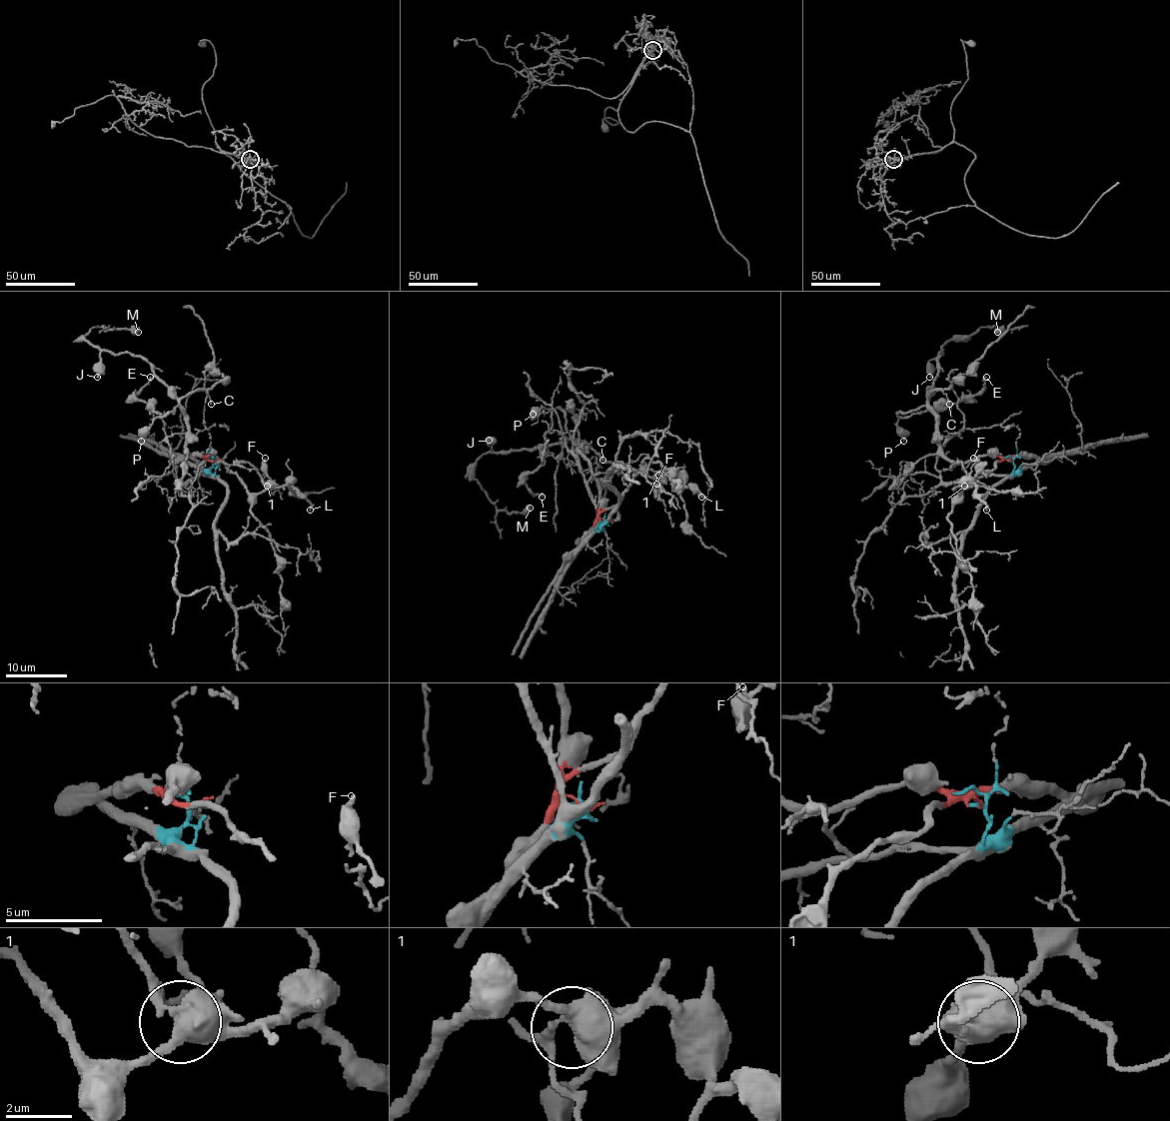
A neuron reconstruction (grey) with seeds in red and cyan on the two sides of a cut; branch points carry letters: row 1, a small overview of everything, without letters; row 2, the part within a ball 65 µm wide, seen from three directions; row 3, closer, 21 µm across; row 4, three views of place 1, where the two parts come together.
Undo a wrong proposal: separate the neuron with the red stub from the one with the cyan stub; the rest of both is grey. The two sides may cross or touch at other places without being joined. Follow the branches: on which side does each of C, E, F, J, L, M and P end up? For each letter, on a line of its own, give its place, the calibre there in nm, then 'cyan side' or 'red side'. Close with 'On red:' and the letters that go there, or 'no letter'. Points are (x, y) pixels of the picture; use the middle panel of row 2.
C: at (602, 460); 160 nm thick; red side
E: at (542, 497); 280 nm thick; red side
F: at (656, 484); 240 nm thick; red side
J: at (489, 440); 300 nm thick; red side
L: at (701, 497); 200 nm thick; red side
M: at (530, 508); 750 nm thick; red side
P: at (533, 414); 300 nm thick; red side
On red: C, E, F, J, L, M, P

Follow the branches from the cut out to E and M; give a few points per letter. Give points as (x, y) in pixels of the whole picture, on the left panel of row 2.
E: (214, 461), (208, 455), (197, 463), (186, 449), (188, 418), (177, 406), (160, 418), (134, 396), (149, 376)
M: (214, 461), (188, 453), (188, 415), (153, 367), (82, 338), (103, 325), (139, 332)

